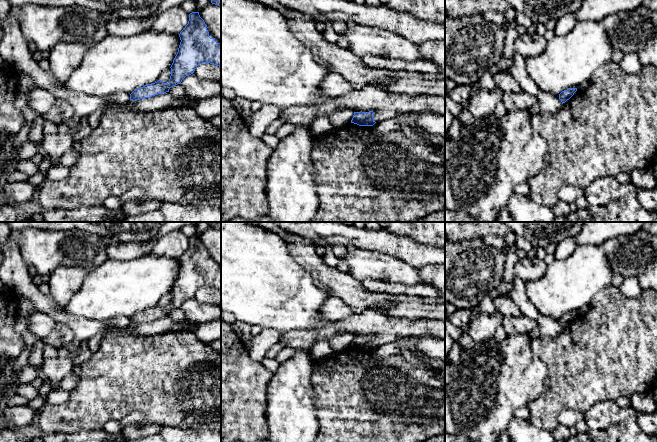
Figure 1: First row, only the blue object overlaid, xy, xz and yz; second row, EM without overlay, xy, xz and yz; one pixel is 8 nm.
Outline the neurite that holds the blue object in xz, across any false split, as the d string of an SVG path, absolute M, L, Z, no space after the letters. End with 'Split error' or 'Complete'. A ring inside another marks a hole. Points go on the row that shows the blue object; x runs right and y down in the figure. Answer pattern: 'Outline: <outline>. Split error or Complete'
Outline: M354 112L351 123L359 126L373 126L376 122L374 121L374 112Z. Complete

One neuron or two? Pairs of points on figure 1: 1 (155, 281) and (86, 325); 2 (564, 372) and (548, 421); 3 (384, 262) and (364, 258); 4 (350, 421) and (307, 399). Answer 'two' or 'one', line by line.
1: two
2: one
3: one
4: two

